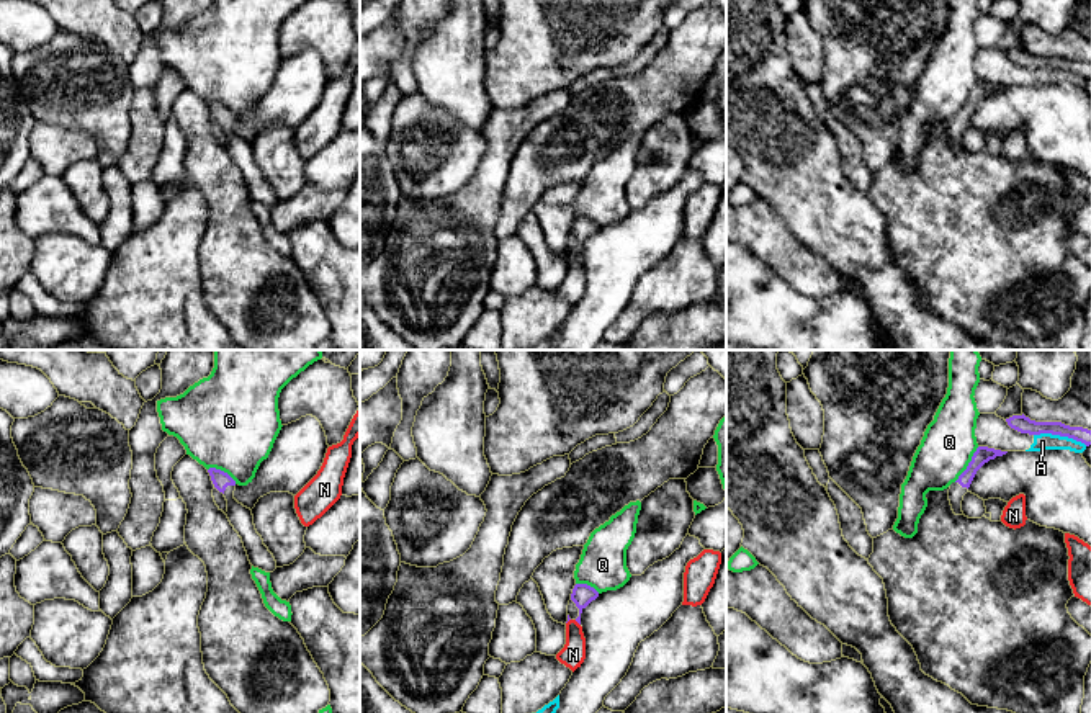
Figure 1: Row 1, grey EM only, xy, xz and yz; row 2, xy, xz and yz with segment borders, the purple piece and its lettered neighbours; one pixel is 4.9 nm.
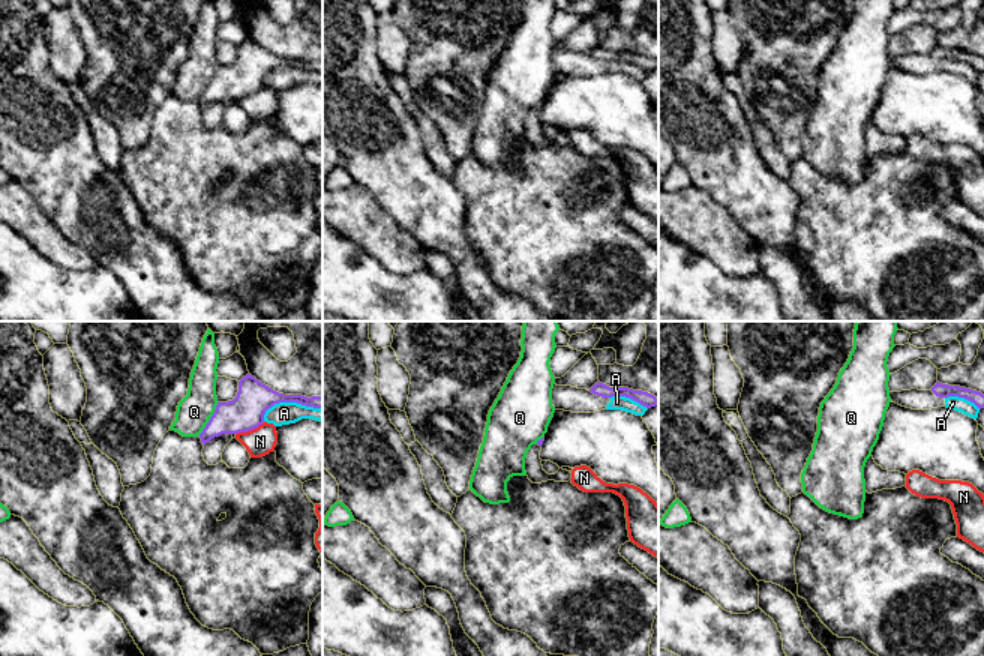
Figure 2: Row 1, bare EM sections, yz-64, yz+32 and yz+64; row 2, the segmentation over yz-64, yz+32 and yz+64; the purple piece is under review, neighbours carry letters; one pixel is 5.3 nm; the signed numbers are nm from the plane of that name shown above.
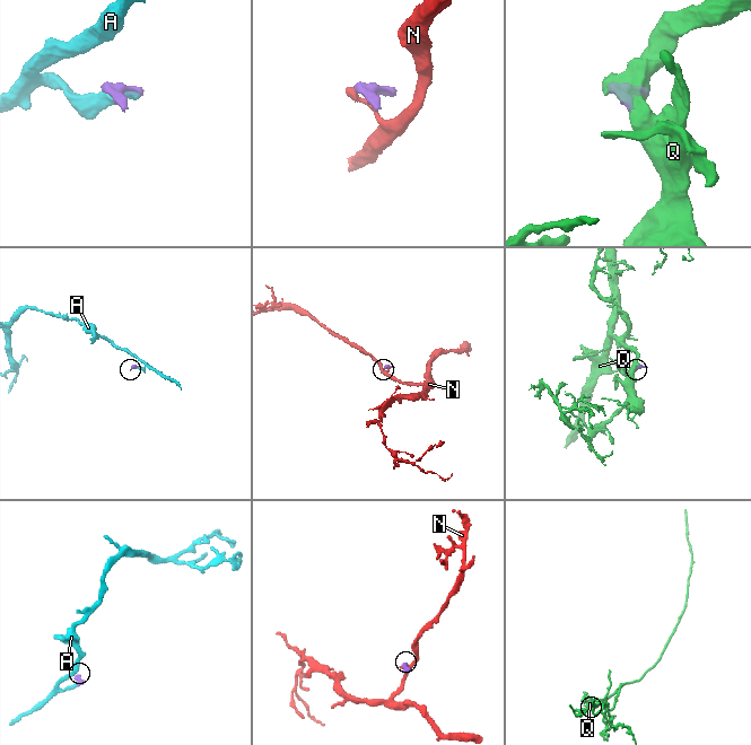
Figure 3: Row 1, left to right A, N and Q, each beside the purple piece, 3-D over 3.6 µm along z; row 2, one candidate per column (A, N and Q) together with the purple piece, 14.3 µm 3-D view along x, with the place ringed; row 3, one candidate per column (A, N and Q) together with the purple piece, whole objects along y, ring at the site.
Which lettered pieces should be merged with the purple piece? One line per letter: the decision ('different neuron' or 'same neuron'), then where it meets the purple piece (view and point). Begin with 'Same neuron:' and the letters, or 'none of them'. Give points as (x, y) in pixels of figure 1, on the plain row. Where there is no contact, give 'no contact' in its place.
Same neuron: none of them
A: different neuron; meets purple in yz at (1060, 69)
N: different neuron; meets purple in xz at (578, 255)
Q: different neuron; meets purple in yz at (969, 98)

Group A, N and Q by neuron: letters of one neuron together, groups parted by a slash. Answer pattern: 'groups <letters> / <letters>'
groups A / N / Q

